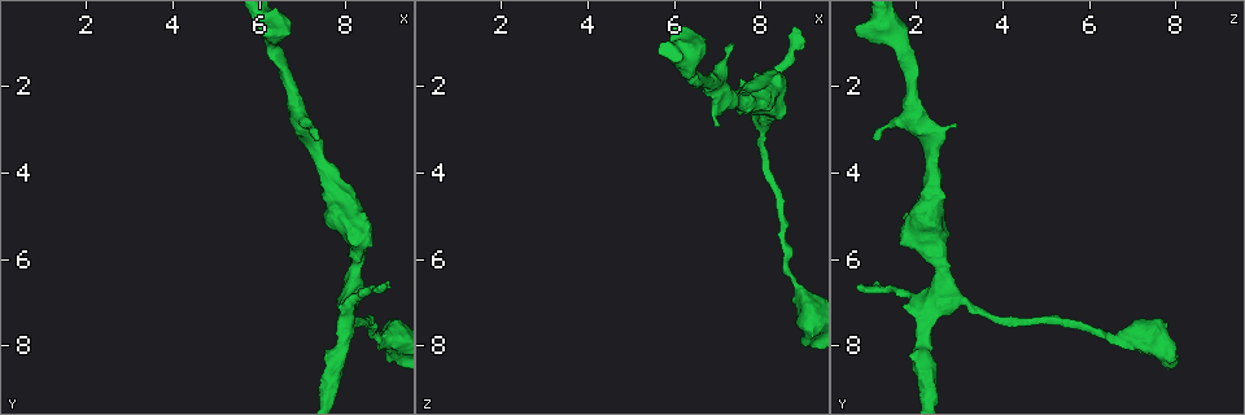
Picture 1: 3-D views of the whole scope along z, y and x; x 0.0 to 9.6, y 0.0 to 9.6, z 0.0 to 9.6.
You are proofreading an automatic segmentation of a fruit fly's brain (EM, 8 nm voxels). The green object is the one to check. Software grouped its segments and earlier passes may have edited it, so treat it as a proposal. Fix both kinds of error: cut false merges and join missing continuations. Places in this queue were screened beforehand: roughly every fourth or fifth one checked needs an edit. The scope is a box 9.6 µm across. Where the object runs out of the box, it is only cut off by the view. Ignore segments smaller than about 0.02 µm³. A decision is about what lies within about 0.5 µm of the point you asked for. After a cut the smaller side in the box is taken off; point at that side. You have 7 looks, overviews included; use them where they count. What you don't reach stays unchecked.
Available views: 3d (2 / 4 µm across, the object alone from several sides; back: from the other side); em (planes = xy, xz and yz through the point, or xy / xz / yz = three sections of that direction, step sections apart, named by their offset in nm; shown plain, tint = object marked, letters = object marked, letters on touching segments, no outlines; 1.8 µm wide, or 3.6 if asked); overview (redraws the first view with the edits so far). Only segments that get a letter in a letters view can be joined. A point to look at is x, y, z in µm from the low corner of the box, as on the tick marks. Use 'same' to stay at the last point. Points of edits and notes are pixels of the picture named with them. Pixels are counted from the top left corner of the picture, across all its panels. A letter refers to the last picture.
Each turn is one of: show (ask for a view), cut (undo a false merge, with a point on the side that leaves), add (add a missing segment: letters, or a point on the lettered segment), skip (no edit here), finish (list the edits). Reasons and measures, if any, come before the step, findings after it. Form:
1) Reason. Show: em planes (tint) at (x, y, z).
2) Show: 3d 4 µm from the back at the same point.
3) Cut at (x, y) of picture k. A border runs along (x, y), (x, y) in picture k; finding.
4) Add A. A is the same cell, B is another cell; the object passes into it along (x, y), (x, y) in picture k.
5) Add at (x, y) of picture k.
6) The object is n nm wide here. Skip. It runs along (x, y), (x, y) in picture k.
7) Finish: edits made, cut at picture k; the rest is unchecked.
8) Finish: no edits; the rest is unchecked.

Branch stops here. Show: 3d 4 µm at (6.00, 0.80, 0.60).

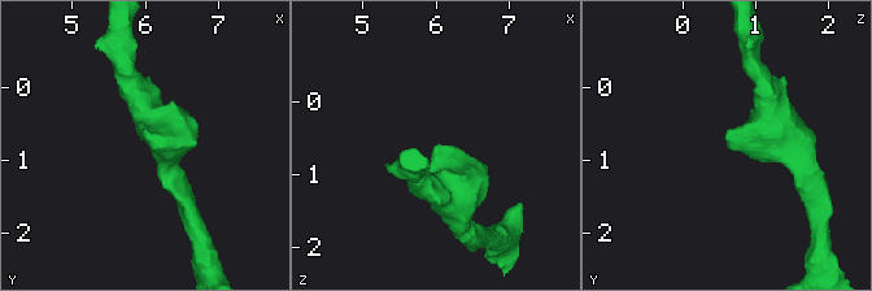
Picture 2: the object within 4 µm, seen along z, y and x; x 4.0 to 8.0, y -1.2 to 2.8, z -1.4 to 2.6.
Need the tissue. Show: em planes (plain) at (6.05, 0.75, 0.65).

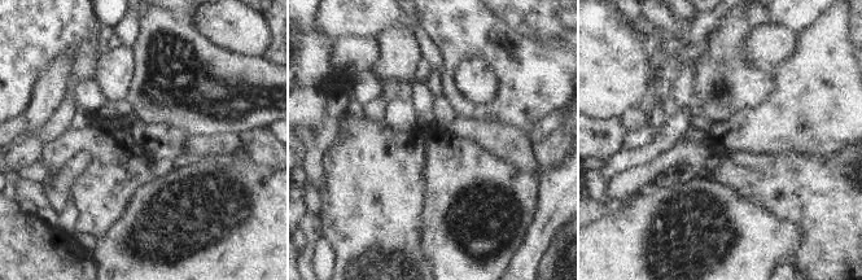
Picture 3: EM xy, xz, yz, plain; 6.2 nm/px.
Show: em planes (letters) at the same point.

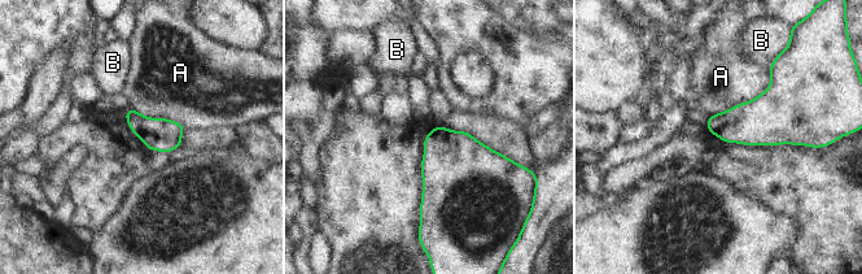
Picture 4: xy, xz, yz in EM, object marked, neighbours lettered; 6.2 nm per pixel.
The object is 200 nm wide here; the longest contact is with A, 480 nm. Skip. A and B are other cells; none of them fits.

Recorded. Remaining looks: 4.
Branch stops here. Show: 3d 2 µm at (7.30, 3.20, 0.95).

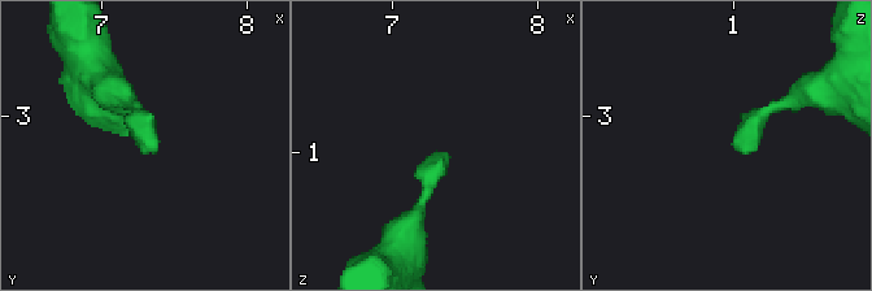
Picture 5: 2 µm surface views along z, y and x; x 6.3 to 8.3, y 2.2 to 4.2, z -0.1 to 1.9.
Show: em xy step 16 (letters) at (7.36, 3.18, 0.98).

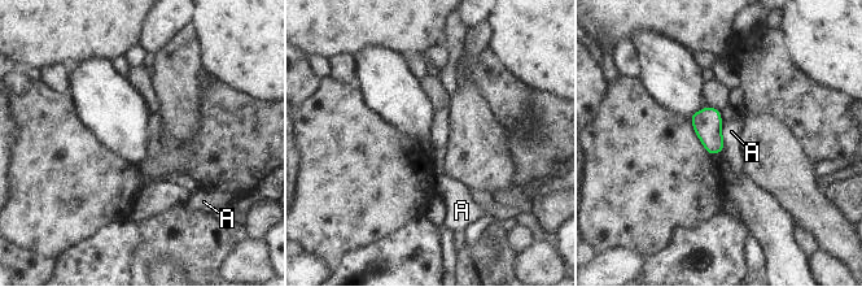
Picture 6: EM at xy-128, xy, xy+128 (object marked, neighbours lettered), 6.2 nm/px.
Skip. A is another cell; a border runs along (722, 122), (722, 143), (725, 149) in picture 6; no lettered segment goes on from it.

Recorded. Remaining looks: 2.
Finish: no edits; the rest is unchecked.

